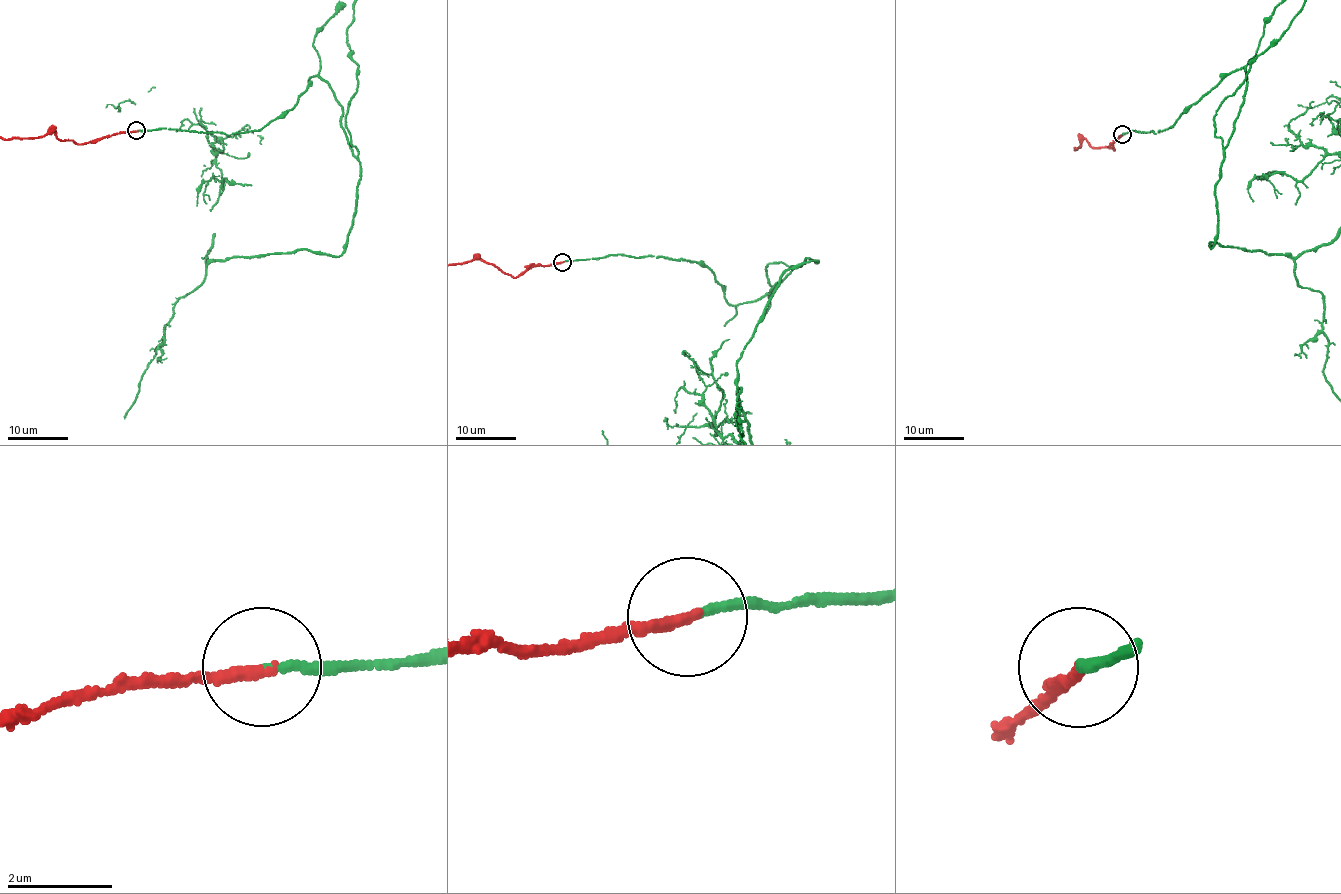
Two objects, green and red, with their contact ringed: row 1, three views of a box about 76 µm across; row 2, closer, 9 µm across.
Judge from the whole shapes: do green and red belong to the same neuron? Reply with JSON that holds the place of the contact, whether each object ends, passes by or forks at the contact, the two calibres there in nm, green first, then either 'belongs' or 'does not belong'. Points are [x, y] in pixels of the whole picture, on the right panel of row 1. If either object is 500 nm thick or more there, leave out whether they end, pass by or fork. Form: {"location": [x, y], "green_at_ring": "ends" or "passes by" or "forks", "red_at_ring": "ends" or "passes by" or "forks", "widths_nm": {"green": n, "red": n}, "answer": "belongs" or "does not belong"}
{"location": [1122, 134], "green_at_ring": "ends", "red_at_ring": "ends", "widths_nm": {"green": 130, "red": 220}, "answer": "belongs"}

